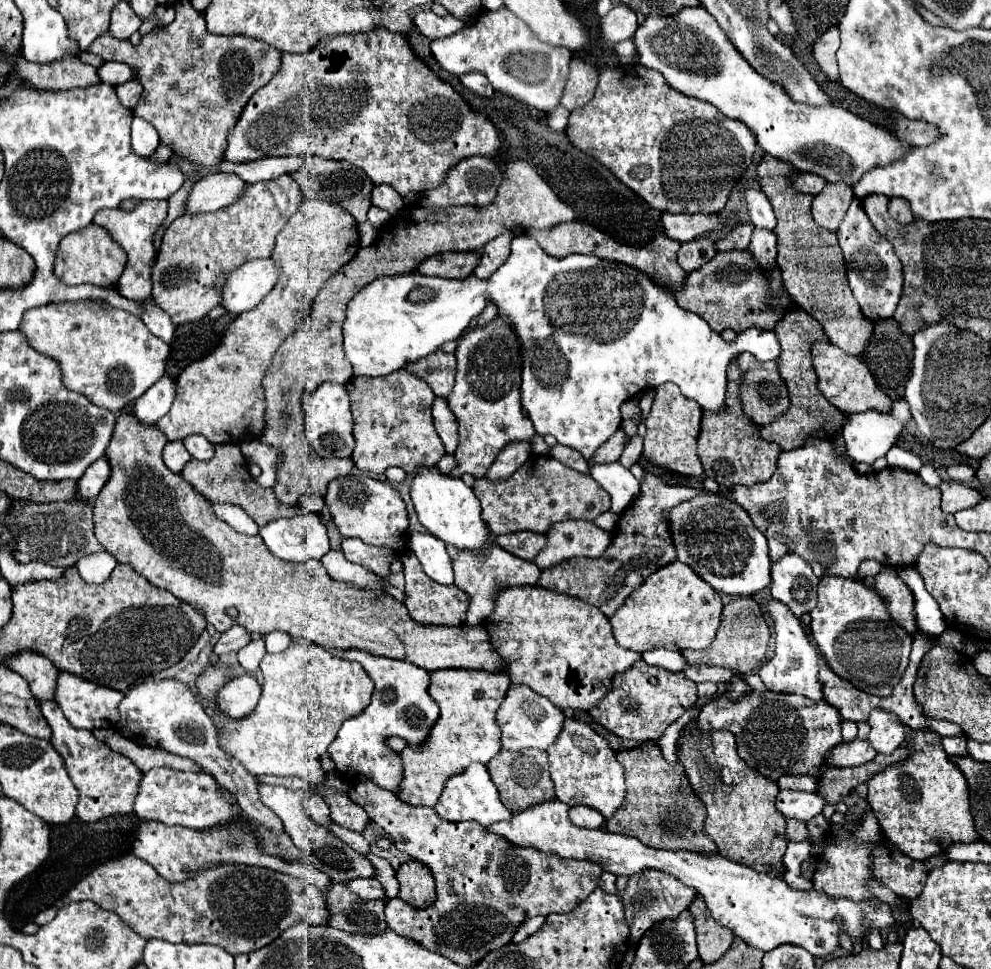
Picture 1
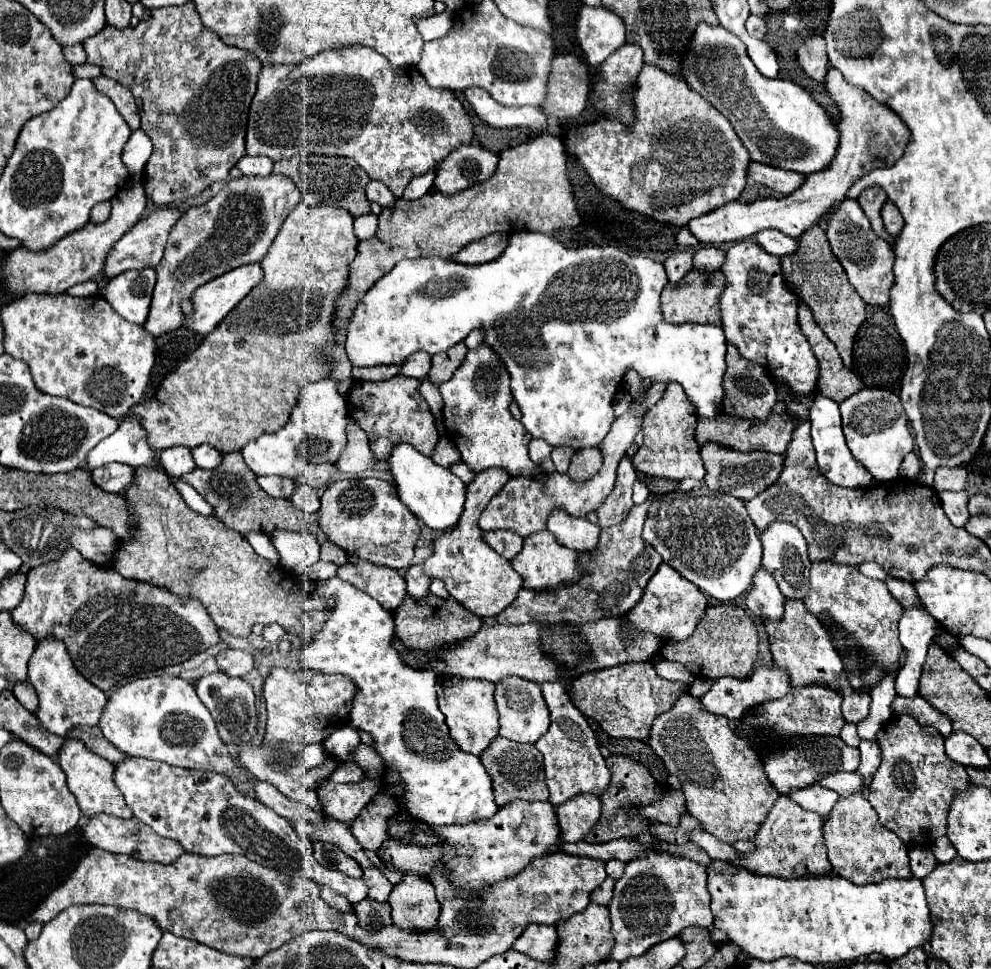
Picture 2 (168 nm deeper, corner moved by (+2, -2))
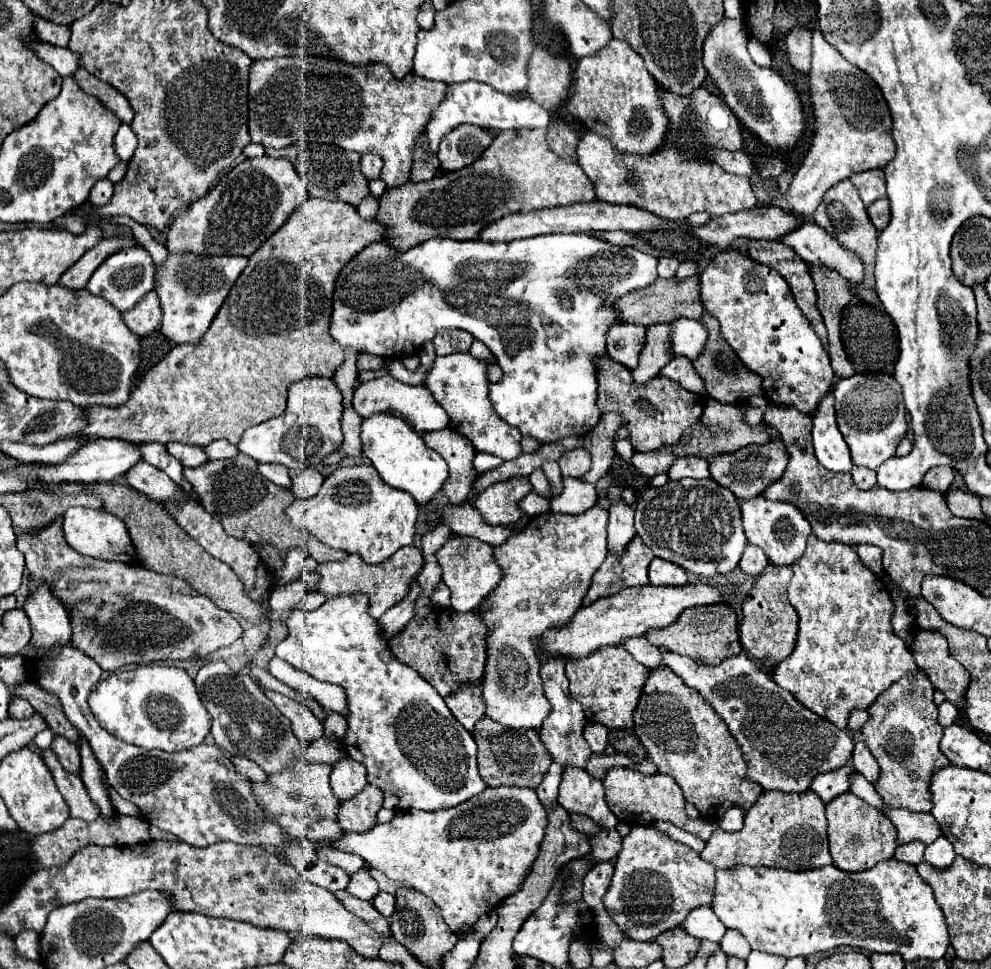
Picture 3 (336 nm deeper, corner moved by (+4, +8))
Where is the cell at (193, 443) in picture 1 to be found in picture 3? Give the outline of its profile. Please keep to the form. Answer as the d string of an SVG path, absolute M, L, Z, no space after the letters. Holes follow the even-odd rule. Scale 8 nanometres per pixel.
M212 441L204 447L204 451L210 459L228 459L228 457L234 457L238 453L238 447L230 445L228 441Z

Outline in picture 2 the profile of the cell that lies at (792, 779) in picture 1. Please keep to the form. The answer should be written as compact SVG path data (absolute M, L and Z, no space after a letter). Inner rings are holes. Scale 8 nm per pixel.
M832 773L824 779L820 779L818 783L836 791L840 797L848 797L852 793L862 793L864 777L860 777L858 773Z

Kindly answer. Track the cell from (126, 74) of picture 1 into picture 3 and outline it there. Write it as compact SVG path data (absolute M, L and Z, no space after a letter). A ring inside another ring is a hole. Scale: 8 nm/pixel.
M38 43L34 45L38 57L42 57L46 63L50 63L60 77L66 75L74 75L76 69L80 69L80 55L70 51L70 49L62 49L62 47L54 47L50 43Z

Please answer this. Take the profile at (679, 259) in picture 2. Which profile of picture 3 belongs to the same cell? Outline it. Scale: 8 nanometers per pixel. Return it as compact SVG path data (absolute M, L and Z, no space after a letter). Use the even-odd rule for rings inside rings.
M660 257L658 275L660 275L660 277L674 277L678 265L680 265L680 261L674 259L674 257Z

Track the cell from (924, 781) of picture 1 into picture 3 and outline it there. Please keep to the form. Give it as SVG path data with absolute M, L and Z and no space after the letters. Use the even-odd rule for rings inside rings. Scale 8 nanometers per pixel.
M916 675L914 679L906 677L900 679L898 683L894 683L894 687L888 687L886 691L882 691L878 695L878 699L868 707L870 719L864 723L862 727L862 735L866 745L870 747L872 755L876 757L878 765L880 765L880 777L874 783L876 793L882 797L884 807L888 809L910 809L910 811L918 811L918 813L930 813L932 811L932 795L930 795L930 779L934 775L934 771L948 767L948 757L940 751L940 739L942 739L942 727L938 725L938 707L932 701L934 695L934 687L932 683L926 679L926 675Z

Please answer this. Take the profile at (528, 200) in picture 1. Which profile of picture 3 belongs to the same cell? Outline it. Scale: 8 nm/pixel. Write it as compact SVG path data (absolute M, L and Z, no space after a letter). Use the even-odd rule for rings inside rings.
M522 129L522 131L502 131L496 135L492 147L482 153L482 157L472 163L470 167L464 167L462 171L454 173L442 173L436 175L430 181L420 183L404 183L402 187L386 189L386 193L378 199L380 209L376 215L376 221L384 225L386 237L382 237L382 243L394 245L396 251L408 251L410 247L432 239L432 237L448 237L448 239L474 239L482 227L488 223L516 213L516 211L536 211L546 207L560 207L560 205L572 205L572 203L586 203L594 201L594 187L582 167L572 159L558 157L546 141L546 129Z

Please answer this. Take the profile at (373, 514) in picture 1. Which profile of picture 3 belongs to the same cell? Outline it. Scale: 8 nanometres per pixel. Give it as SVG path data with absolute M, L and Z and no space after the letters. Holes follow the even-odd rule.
M356 465L330 473L318 495L296 499L286 509L286 515L294 527L308 531L328 547L358 553L366 563L376 565L398 549L412 545L418 505L404 491L394 491L394 487L382 483L374 467Z

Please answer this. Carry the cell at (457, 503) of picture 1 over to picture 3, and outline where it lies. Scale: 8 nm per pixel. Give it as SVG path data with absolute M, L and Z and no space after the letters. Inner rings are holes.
M378 413L362 421L362 453L372 461L384 483L410 493L420 507L434 503L448 479L446 461L436 451L426 447L424 439L414 429L410 429L404 419L390 413Z

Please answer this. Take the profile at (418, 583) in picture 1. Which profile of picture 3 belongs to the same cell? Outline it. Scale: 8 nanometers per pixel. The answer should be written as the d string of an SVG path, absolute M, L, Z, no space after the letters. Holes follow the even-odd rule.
M430 607L426 619L412 619L400 633L390 637L390 651L416 669L442 697L462 683L480 681L486 663L486 625L478 609L460 613L454 607Z

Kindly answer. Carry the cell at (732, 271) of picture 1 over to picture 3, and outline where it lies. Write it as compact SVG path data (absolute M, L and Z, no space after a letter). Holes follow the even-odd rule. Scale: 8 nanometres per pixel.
M688 277L688 279L656 279L650 287L632 291L624 295L618 303L620 311L620 321L622 323L636 323L636 325L656 325L656 323L670 323L670 319L700 319L704 315L702 299L700 299L700 279L698 277Z

